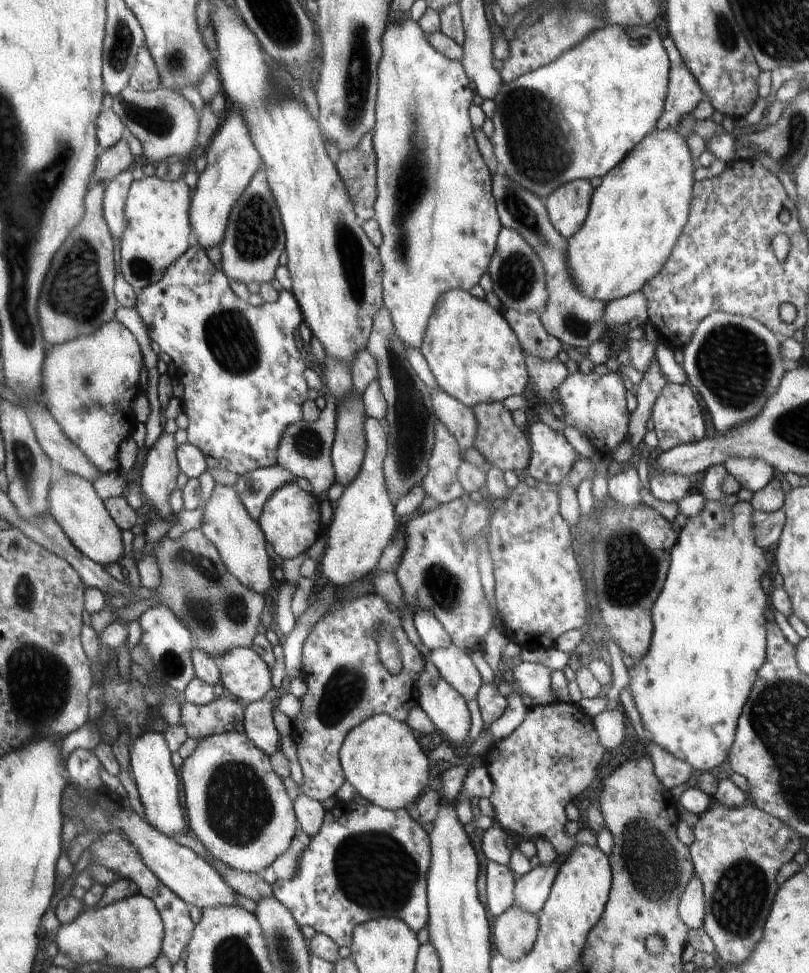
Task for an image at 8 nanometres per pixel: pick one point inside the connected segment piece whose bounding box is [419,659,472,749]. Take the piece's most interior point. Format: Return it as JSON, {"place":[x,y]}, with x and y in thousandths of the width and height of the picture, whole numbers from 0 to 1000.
{"place":[553,729]}

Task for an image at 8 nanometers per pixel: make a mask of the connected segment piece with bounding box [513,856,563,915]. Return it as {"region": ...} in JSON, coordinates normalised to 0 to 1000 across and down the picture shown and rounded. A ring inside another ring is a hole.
{"region":[[[689,880],[680,889],[660,887],[660,890],[646,901],[637,906],[635,930],[640,930],[655,940],[663,940],[671,935],[677,920],[681,919],[690,893],[696,883]]]}

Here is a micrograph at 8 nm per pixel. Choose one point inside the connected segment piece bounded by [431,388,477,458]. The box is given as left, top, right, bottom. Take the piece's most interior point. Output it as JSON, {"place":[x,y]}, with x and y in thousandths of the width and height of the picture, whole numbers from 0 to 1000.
{"place":[567,431]}

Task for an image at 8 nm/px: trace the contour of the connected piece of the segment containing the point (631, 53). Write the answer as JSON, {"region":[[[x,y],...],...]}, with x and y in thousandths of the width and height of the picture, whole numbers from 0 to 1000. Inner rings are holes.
{"region":[[[753,25],[742,27],[729,36],[724,36],[714,45],[692,54],[687,62],[684,62],[680,66],[648,75],[634,83],[622,84],[619,91],[611,101],[613,111],[609,121],[607,121],[609,123],[609,137],[606,144],[609,148],[611,158],[616,163],[616,175],[625,178],[630,183],[634,183],[635,187],[671,206],[676,206],[691,192],[705,188],[710,183],[717,185],[717,183],[727,183],[727,181],[745,182],[750,180],[752,176],[764,171],[801,138],[811,134],[813,122],[818,119],[821,113],[827,89],[828,69],[829,64],[821,49],[820,40],[811,30],[802,29],[801,26],[768,28],[763,25]]]}

